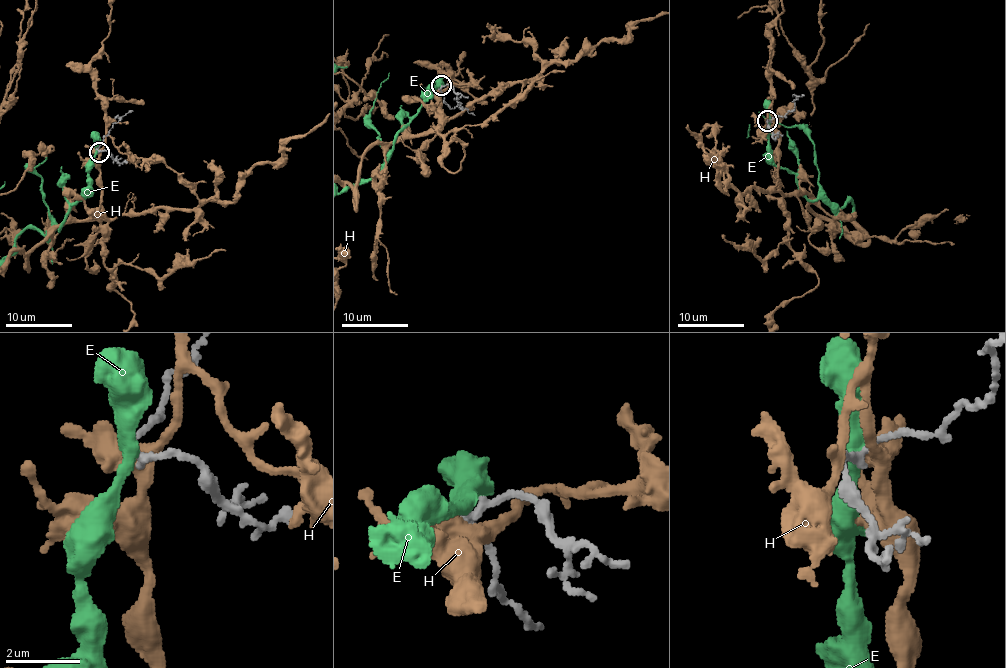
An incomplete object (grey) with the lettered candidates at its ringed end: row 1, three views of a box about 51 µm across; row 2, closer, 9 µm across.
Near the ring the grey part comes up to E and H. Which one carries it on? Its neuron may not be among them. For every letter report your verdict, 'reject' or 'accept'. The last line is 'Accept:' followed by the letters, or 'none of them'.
E: reject
H: reject
Accept: none of them

